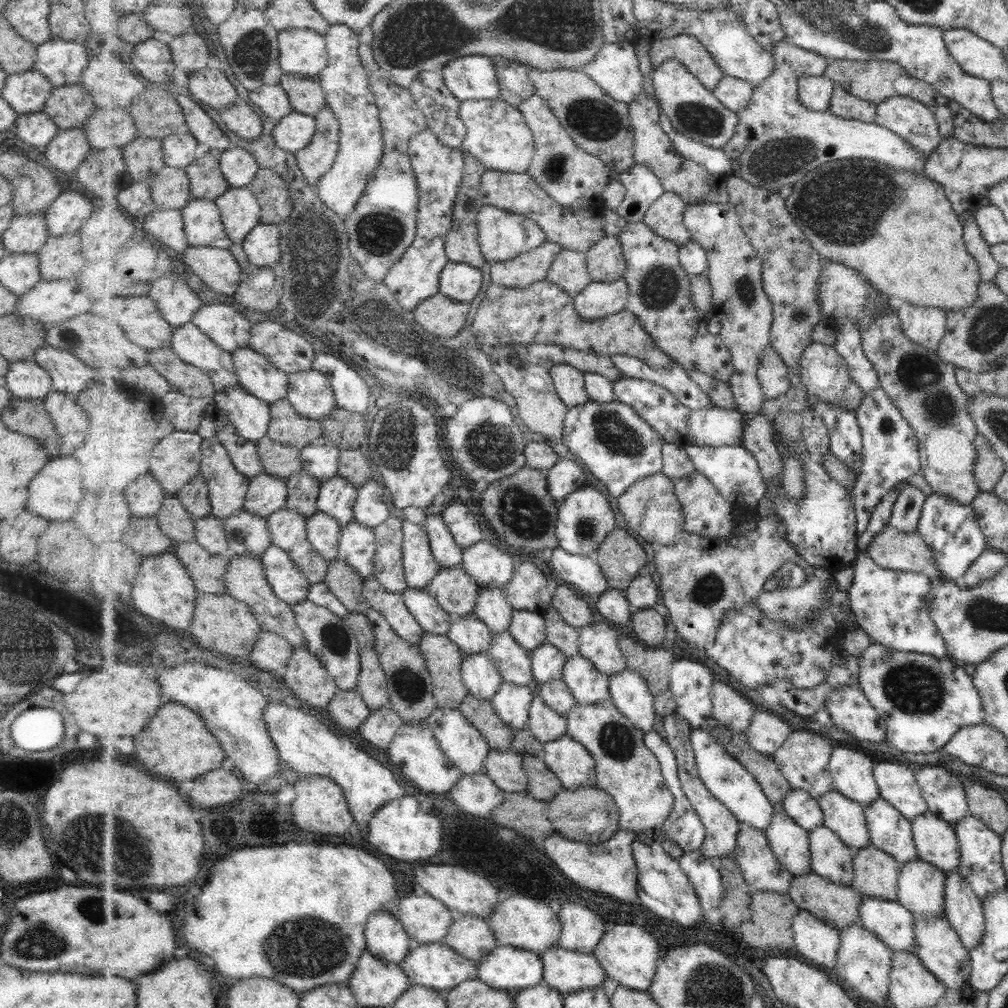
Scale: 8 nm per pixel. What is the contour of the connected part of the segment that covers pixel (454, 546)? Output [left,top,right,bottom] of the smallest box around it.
[425,510,464,567]

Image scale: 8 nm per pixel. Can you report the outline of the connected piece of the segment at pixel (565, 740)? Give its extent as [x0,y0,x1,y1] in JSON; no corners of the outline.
[542,734,598,789]

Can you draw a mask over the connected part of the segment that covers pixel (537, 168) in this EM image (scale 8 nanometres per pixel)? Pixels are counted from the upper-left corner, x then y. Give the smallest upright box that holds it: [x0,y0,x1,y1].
[518,94,612,209]

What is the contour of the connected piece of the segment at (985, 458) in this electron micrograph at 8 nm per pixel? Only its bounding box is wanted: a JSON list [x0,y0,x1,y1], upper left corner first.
[972,432,1005,492]

